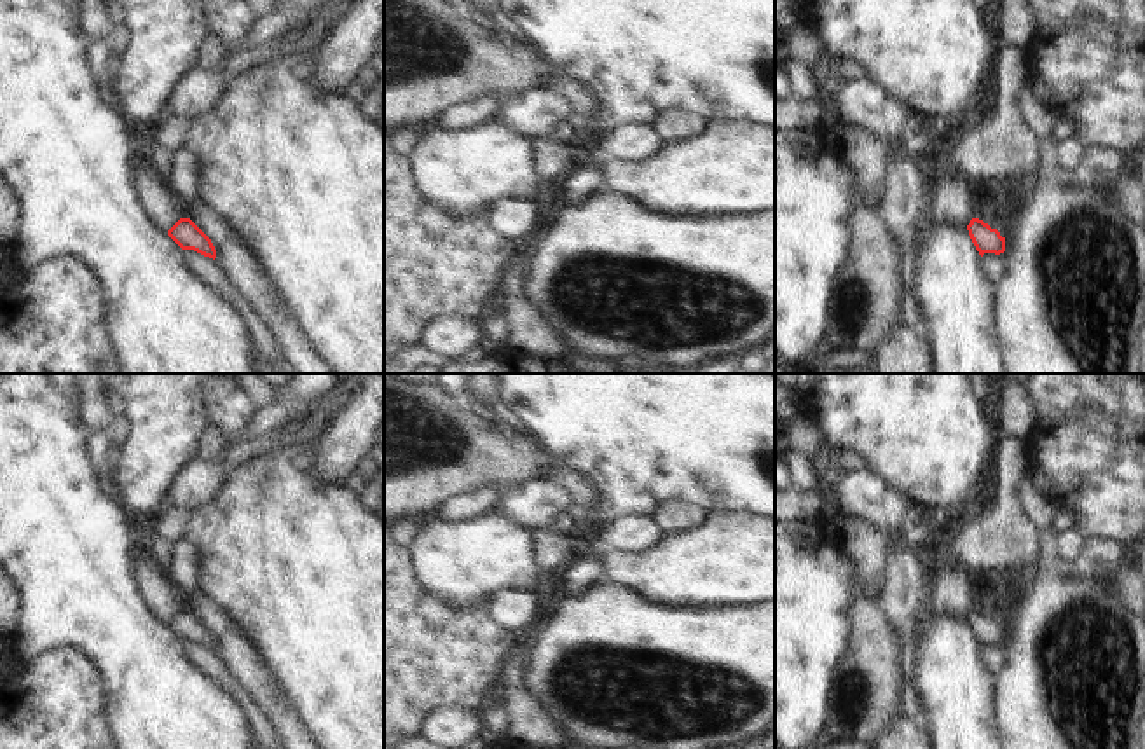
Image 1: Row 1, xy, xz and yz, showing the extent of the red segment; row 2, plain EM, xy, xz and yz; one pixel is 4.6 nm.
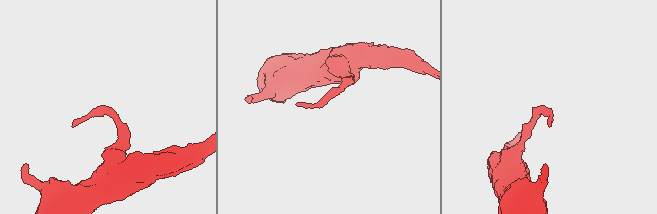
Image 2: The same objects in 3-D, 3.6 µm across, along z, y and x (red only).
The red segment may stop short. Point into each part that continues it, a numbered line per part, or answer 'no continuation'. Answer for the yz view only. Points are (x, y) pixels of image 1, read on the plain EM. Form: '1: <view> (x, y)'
no continuation

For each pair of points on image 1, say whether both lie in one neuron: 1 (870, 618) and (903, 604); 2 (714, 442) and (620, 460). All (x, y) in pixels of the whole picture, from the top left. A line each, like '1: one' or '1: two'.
1: two
2: one

